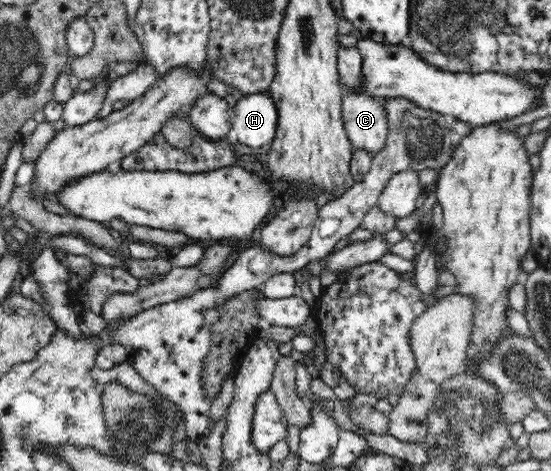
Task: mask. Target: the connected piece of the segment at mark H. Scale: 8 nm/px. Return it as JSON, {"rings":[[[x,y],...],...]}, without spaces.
{"rings":[[[248,94],[238,97],[231,116],[231,137],[248,147],[263,147],[276,135],[278,114],[271,96]]]}

